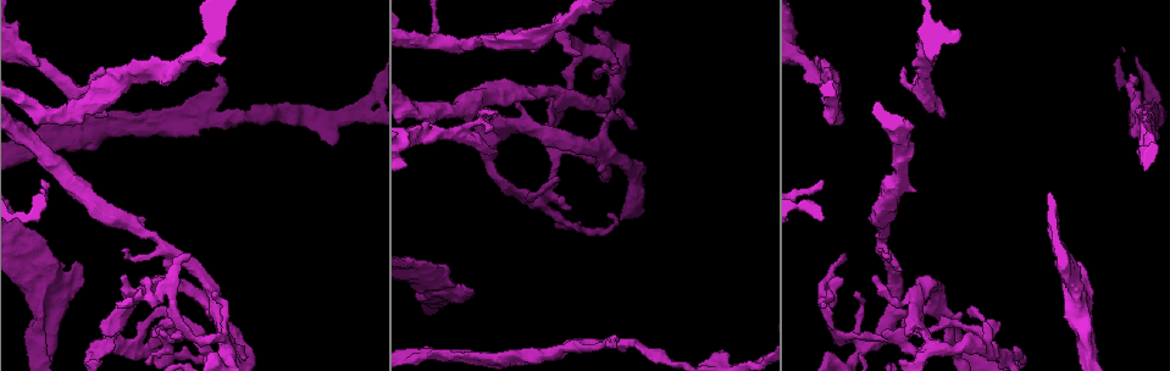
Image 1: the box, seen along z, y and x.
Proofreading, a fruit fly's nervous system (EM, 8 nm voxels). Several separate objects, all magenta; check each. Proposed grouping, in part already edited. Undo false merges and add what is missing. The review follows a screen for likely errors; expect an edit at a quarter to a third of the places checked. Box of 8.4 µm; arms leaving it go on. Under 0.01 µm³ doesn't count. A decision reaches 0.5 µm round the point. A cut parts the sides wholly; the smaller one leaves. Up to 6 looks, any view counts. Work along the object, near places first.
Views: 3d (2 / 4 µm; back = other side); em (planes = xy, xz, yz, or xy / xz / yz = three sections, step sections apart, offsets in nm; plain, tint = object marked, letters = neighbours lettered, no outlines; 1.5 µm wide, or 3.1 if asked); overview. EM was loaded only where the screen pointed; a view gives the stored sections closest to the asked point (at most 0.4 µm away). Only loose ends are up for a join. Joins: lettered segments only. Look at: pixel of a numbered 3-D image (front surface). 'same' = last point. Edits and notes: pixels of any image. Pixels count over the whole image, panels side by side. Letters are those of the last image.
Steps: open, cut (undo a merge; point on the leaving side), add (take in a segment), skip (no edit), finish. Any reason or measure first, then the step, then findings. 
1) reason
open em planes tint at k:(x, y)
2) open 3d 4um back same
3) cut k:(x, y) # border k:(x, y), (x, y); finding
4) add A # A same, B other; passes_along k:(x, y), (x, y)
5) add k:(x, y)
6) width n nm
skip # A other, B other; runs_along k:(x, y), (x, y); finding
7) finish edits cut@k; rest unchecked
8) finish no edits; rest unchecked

branch stops here
open em planes letters at 1:(119, 303)

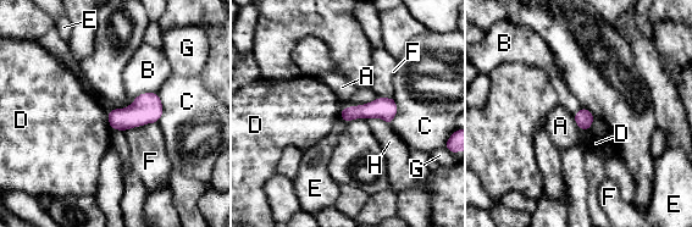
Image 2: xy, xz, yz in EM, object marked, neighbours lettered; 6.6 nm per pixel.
width 100 nm
skip # A other, B other, C other, D other, E other, F other, G other, H other; border 2:(156, 92), (108, 112); no lettered segment goes on from it

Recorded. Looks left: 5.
free end
open em planes letters at 1:(961, 318)

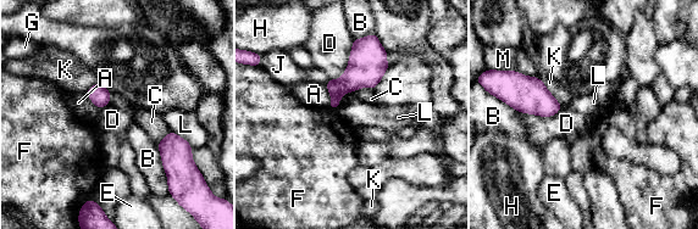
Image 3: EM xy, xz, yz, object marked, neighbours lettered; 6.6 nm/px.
width 100 nm
skip # A other, B other, C other, D other, E other, F other, G other, H other, J other, K other, L other, M other; border 3:(328, 106), (336, 110); no lettered segment goes on from it

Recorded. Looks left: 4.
an open end
open 3d 4um at 1:(433, 31)

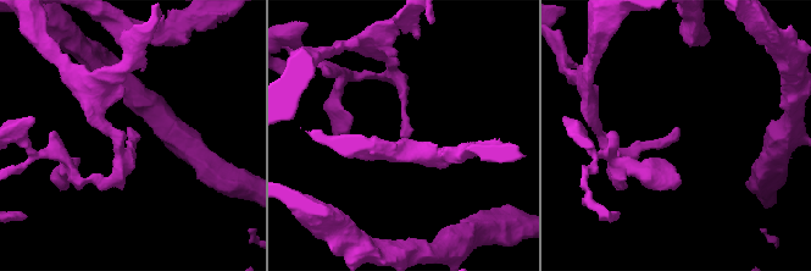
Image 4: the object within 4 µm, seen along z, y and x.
open em xz step 8 letters at 4:(128, 131)

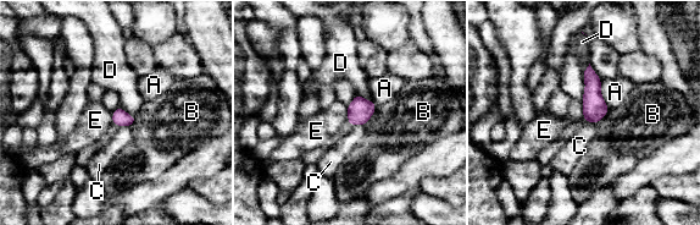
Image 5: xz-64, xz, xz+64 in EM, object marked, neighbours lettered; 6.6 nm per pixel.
open em planes letters same

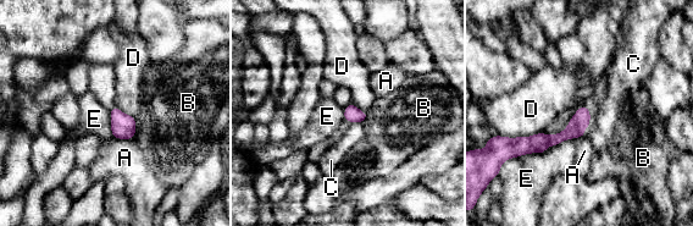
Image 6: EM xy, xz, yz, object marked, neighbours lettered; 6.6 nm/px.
skip # A other, B other, C other, D other, E other; runs_along 6:(585, 110), (564, 136), (520, 152); none of them fits

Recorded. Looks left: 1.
finish no edits; rest unchecked

